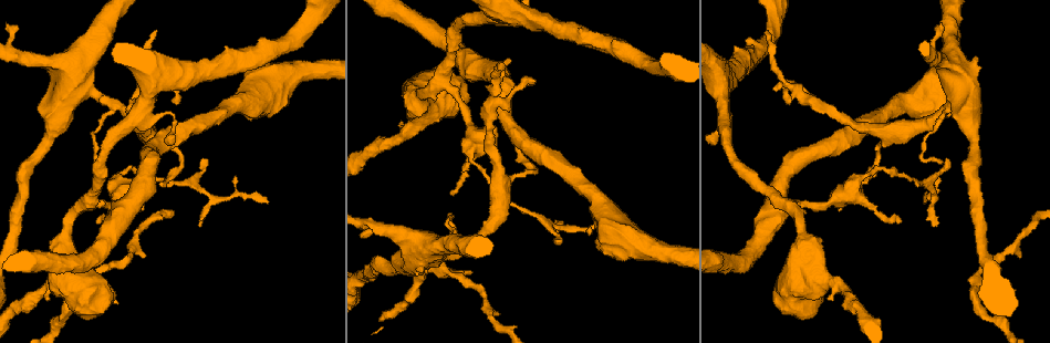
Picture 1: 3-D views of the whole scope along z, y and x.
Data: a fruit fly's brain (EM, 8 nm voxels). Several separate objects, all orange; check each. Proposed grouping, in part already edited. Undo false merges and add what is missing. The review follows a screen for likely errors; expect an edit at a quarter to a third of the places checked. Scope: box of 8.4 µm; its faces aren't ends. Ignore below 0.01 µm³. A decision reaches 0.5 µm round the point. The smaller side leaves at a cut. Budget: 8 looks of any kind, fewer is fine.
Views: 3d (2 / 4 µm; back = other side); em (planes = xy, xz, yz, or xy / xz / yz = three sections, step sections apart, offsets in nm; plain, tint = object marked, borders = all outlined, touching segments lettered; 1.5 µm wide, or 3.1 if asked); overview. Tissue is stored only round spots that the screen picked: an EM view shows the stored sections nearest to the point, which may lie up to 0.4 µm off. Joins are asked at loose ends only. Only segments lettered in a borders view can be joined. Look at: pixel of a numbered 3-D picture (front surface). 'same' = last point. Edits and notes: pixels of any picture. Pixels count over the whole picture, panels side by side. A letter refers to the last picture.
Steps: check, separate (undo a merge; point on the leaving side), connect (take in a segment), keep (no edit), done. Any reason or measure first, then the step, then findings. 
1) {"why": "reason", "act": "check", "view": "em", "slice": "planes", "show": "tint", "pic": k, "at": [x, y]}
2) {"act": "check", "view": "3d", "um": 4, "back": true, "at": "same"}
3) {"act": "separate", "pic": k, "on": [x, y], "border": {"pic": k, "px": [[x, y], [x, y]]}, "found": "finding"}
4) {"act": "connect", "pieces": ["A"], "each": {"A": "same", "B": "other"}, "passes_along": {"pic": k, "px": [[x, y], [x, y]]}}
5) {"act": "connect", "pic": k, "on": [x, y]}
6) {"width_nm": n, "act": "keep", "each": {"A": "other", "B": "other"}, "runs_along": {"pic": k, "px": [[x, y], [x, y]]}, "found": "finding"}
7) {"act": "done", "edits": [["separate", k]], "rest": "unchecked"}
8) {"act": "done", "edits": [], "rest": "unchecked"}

{"why": "an open end", "act": "check", "view": "em", "slice": "xy", "step": 4, "show": "borders", "pic": 1, "at": [197, 225]}

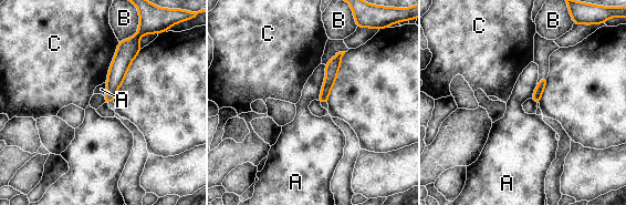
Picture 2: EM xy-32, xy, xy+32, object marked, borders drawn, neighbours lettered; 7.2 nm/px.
{"act": "check", "view": "em", "slice": "planes", "show": "borders", "at": "same"}

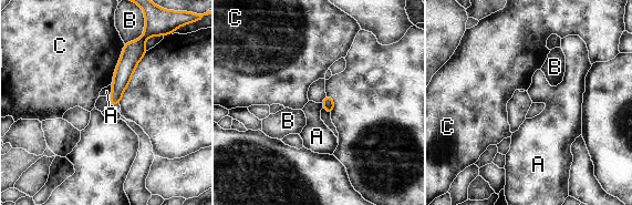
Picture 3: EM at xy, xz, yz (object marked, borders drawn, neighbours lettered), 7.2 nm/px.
{"width_nm": 90, "act": "keep", "each": {"A": "other", "B": "other", "C": "other"}, "border": {"pic": 3, "px": [[113, 82], [110, 99]]}, "found": "none of them fits"}

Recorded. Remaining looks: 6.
{"why": "thin end", "act": "check", "view": "em", "slice": "xy", "step": 4, "show": "tint", "pic": 1, "at": [790, 104]}

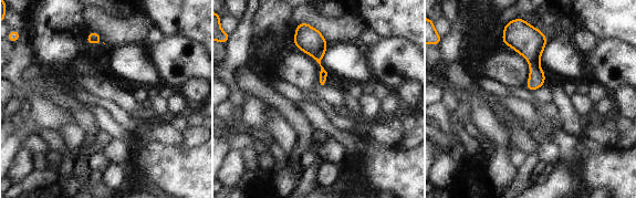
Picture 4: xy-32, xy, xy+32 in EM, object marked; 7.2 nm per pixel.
{"why": "another direction", "act": "check", "view": "em", "slice": "planes", "show": "borders", "at": "same"}

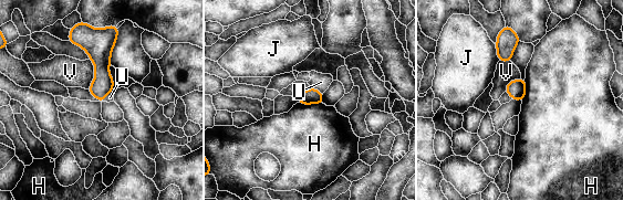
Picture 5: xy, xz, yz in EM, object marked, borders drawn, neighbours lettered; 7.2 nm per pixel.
{"act": "keep", "each": {"H": "other", "J": "other", "U": "other", "V": "other"}, "border": {"pic": 5, "px": [[298, 102], [302, 104], [322, 104]]}, "found": "no lettered segment goes on from it"}

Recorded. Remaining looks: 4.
{"why": "thick turns thin", "act": "check", "view": "em", "slice": "planes", "show": "plain", "pic": 1, "at": [86, 289]}

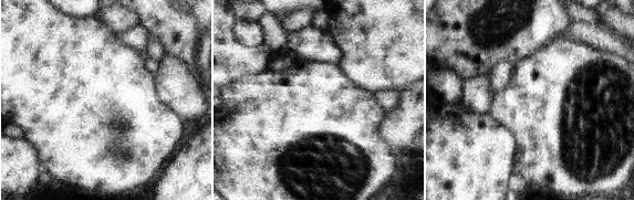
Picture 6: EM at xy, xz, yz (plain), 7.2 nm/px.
{"why": "see the neighbours", "act": "check", "view": "em", "slice": "planes", "show": "borders", "at": "same"}

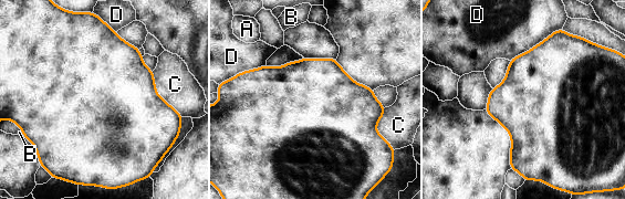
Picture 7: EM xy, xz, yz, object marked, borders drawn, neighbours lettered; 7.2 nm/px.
{"act": "keep", "each": {"A": "other", "B": "other", "C": "other", "D": "other"}, "border": {"pic": 7, "px": [[558, 30], [510, 61]]}, "found": "continuous, no second cell"}

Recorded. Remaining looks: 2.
{"act": "done", "edits": [], "rest": "unchecked"}

